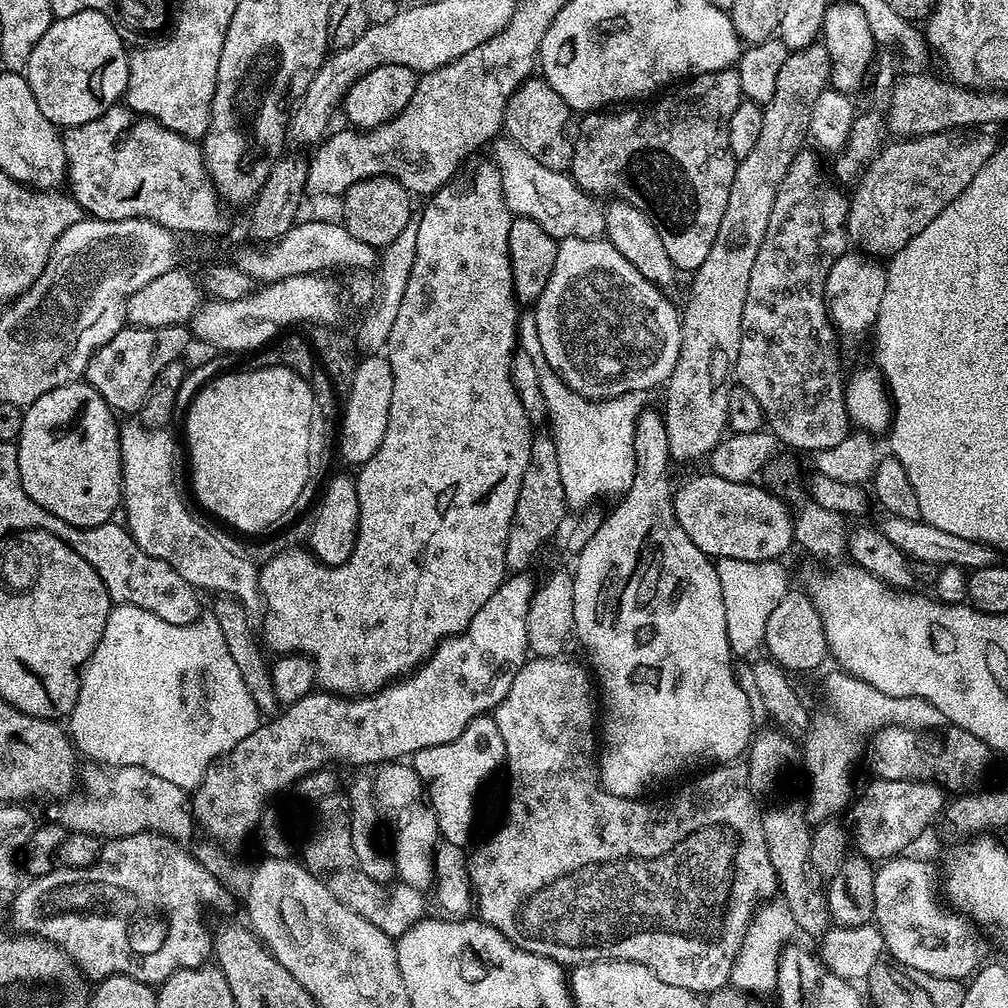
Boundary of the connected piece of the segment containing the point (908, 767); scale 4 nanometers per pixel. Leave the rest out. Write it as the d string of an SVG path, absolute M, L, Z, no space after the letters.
M897 724L879 728L871 737L872 745L866 748L871 775L881 780L930 780L960 788L956 790L975 789L975 784L987 774L988 763L994 759L992 749L982 738L974 738L974 734L961 728L945 727L942 735Z

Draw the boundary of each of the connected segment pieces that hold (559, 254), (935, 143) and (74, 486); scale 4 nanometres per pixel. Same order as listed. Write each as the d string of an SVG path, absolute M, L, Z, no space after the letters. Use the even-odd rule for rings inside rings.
M571 236L559 241L556 245L554 270L550 274L550 280L546 282L546 288L542 290L542 294L537 298L534 305L536 321L538 322L538 339L542 342L542 354L546 354L546 362L559 374L562 382L566 382L566 386L570 386L570 390L574 390L579 396L586 396L590 400L606 400L614 396L624 396L627 392L644 394L647 393L647 388L658 387L657 389L659 389L674 370L680 353L681 313L677 307L675 310L671 302L664 296L667 295L649 282L626 258L622 258L622 254L618 254L616 247L607 238L583 240L577 236ZM600 332L604 332L604 336L608 336L608 340L604 340L604 344L584 344L584 340L588 340L588 336L596 336L596 340L600 340Z
M945 130L928 136L900 138L892 142L896 144L885 143L863 169L860 185L850 196L849 241L871 257L895 256L918 230L926 230L926 226L970 186L974 174L996 153L998 140L988 132L991 131L968 130L957 134Z
M86 382L58 386L23 409L20 435L15 441L22 486L38 506L70 522L70 526L93 528L109 523L122 504L120 479L120 424L117 413Z

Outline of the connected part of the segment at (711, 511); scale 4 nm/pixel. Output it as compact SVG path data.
M713 474L692 476L684 485L675 489L672 509L686 530L686 538L698 546L709 558L742 558L746 562L780 560L788 547L793 547L793 513L783 504L781 497L767 487L759 488L756 482L730 482Z

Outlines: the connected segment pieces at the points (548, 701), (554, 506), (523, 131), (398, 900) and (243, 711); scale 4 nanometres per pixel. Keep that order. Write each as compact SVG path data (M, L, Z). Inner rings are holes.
M537 656L529 659L518 670L514 682L510 682L510 694L506 694L506 698L502 698L496 707L494 715L498 731L502 733L504 762L508 772L508 801L504 804L504 817L493 830L492 837L482 841L467 857L475 911L479 919L494 926L494 930L501 932L505 938L519 942L518 947L522 950L557 960L559 964L575 966L591 964L594 960L629 960L646 966L658 974L662 982L670 982L670 986L682 986L682 990L697 994L717 992L732 979L732 967L742 946L744 932L749 928L758 905L765 898L775 897L778 892L776 871L766 846L766 830L762 830L762 808L756 793L748 784L748 769L740 762L724 762L709 767L712 769L705 776L698 777L696 784L682 785L669 800L631 800L610 794L600 781L598 704L592 701L594 680L583 663L575 664L568 659L564 656Z
M533 435L530 446L530 462L526 462L526 474L522 474L522 486L518 490L518 502L512 525L506 538L504 567L509 573L520 574L539 552L544 542L551 538L569 511L566 494L562 490L562 474L558 474L558 450L551 435Z
M529 78L518 86L518 90L514 90L514 94L506 106L503 131L506 133L507 139L522 146L522 150L526 150L526 154L530 154L530 158L542 162L542 166L546 166L546 170L568 172L572 166L572 146L574 143L573 137L570 135L570 128L568 132L568 116L570 117L568 103L544 79Z
M355 866L336 869L327 877L326 883L328 889L334 894L334 898L350 906L350 910L354 910L356 914L362 914L362 918L366 918L371 924L378 926L378 930L382 930L393 938L406 934L406 930L410 930L410 926L425 919L427 913L424 912L428 908L428 900L424 897L427 895L421 889L403 882L396 882L388 886L393 886L393 888L385 887L383 883L372 880L370 874L366 874Z
M118 604L106 618L106 630L102 630L102 638L98 638L98 646L88 663L82 669L78 702L74 702L74 710L67 717L66 728L70 739L81 753L89 756L89 761L111 769L136 766L150 770L150 774L158 774L158 778L166 778L166 782L174 782L174 786L185 790L195 790L204 783L204 775L209 768L225 756L242 738L254 734L254 730L262 723L258 706L254 706L254 698L250 698L250 690L246 690L246 682L242 682L242 674L238 674L238 665L230 658L230 650L226 650L226 642L222 638L222 630L216 617L208 614L194 621L193 624L178 625L174 622L162 622L158 614L150 614L150 610L142 610L138 606Z

